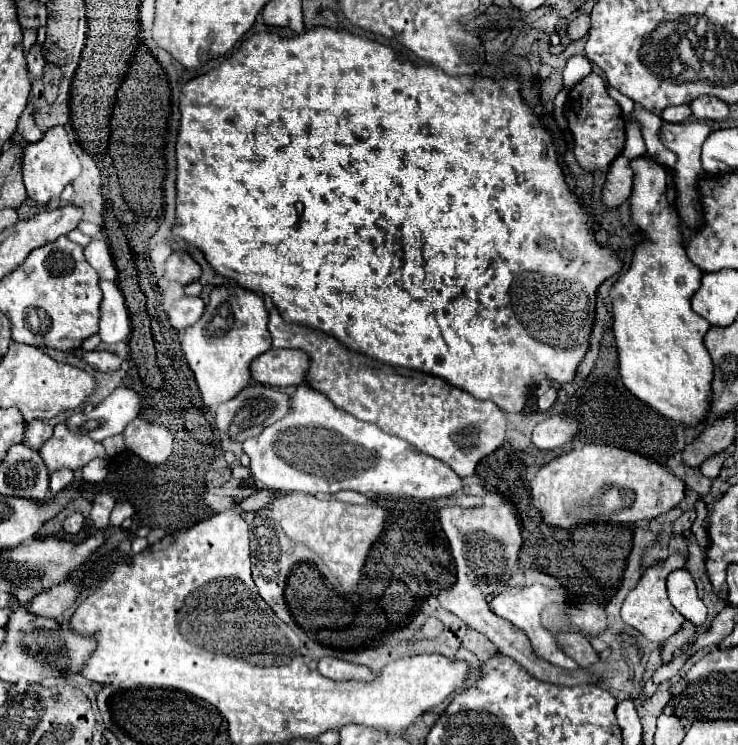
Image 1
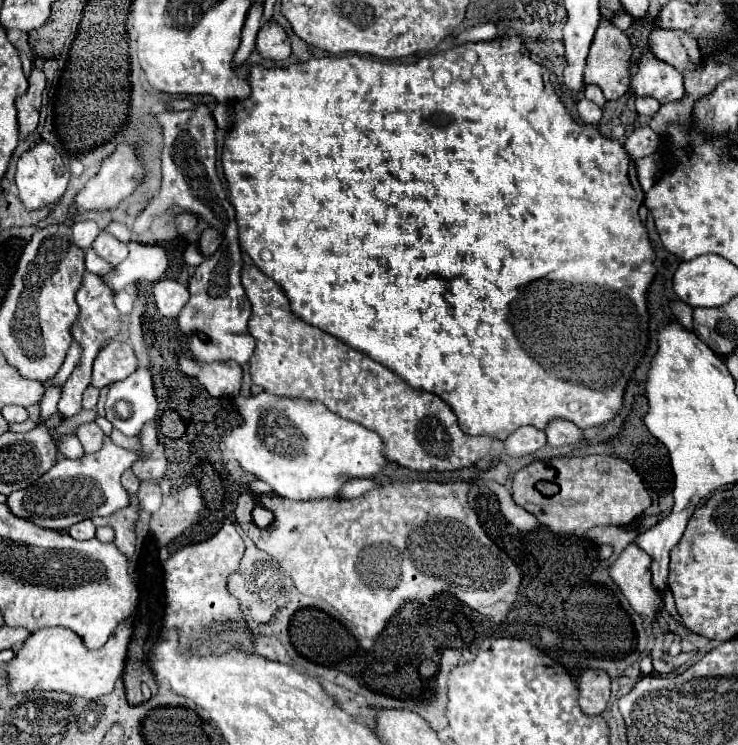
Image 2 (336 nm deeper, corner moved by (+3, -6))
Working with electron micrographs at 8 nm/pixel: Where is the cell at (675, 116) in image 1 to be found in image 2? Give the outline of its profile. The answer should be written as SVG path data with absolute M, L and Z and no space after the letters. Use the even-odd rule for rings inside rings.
M640 97L640 99L636 99L636 111L640 115L654 117L658 109L660 109L660 103L656 99L652 99L652 97Z

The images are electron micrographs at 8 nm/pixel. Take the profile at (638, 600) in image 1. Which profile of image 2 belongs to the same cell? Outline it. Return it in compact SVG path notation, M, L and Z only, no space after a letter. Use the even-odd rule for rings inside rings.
M632 543L610 567L610 577L618 583L634 611L646 619L654 619L664 603L662 593L652 585L650 563L650 555Z

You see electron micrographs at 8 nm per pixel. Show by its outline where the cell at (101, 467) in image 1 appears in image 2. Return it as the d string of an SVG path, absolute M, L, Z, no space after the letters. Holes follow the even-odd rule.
M68 435L66 439L62 439L60 451L68 459L82 459L84 457L84 449L82 449L82 445L80 445L80 441L78 441L76 435Z

